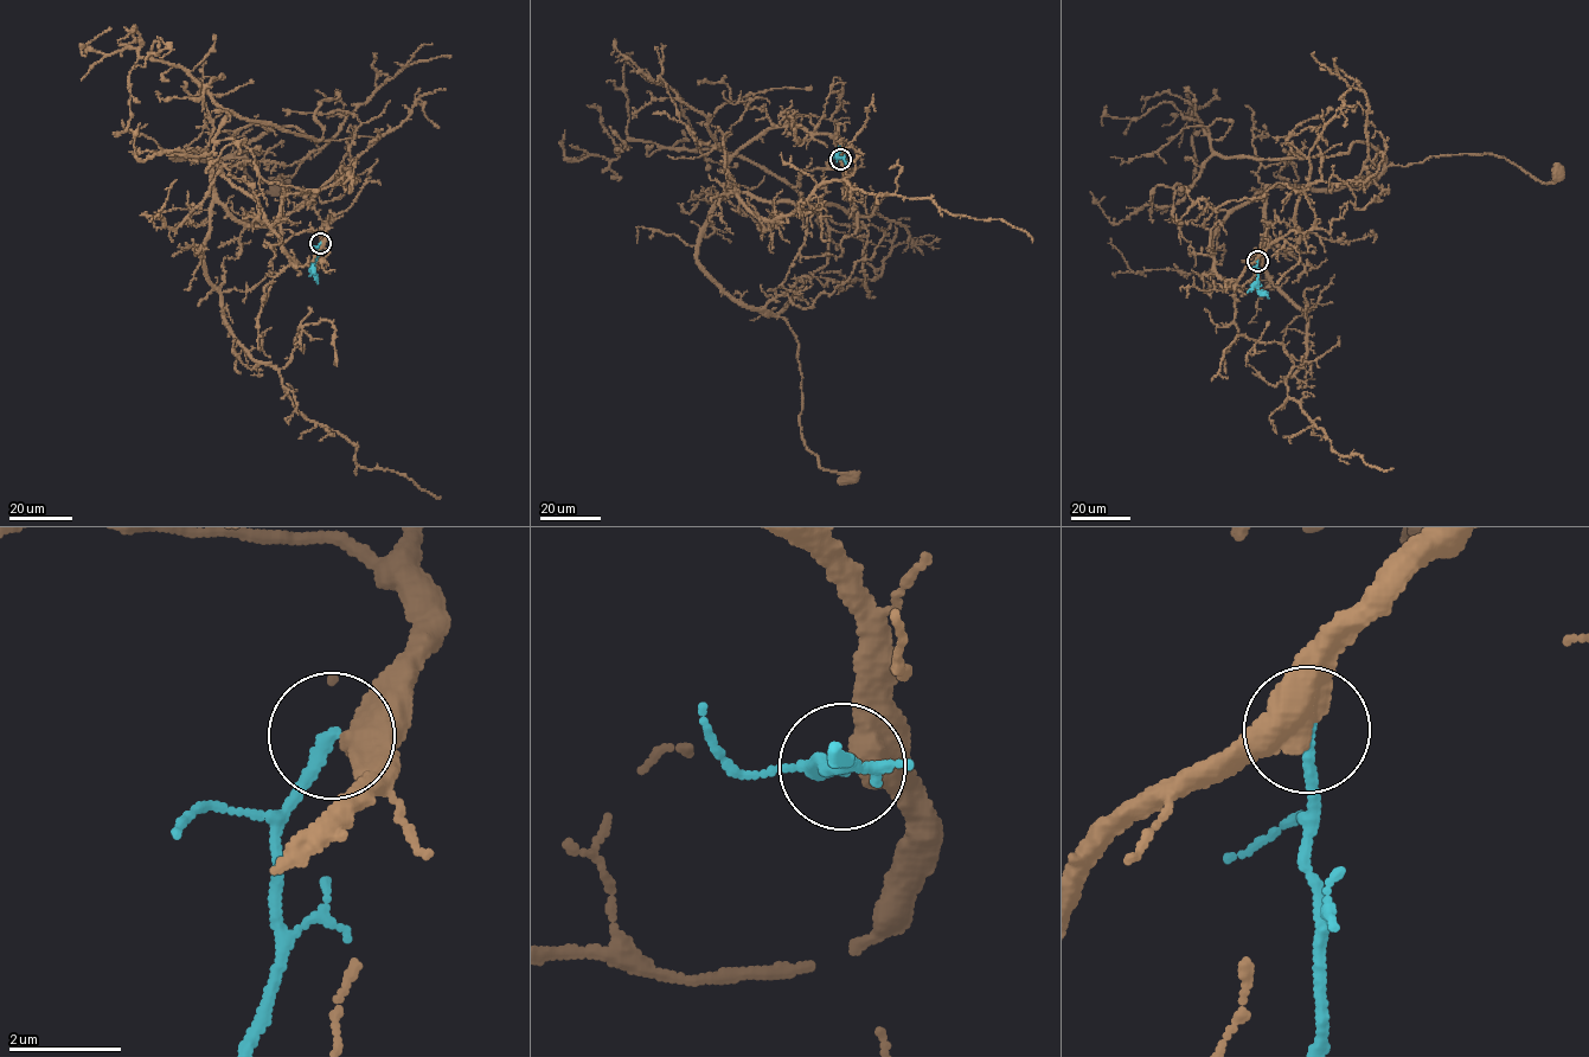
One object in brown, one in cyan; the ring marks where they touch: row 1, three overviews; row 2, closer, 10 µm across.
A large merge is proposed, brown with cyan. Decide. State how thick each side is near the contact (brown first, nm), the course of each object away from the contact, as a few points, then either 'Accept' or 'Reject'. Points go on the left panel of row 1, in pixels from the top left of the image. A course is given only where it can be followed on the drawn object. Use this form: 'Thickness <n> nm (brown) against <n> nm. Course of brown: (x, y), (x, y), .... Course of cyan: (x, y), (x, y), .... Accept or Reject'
Thickness 480 nm (brown) against 240 nm. Course of brown: (321, 243), (298, 264), (211, 157), (171, 157), (260, 148), (244, 157), (249, 186), (279, 186). Course of cyan: (321, 243), (309, 269), (318, 283). Reject

